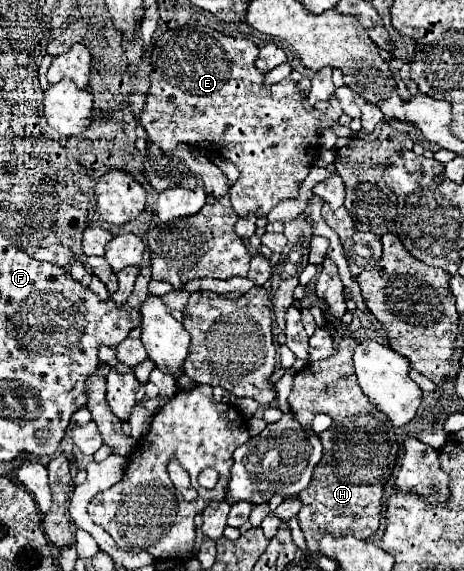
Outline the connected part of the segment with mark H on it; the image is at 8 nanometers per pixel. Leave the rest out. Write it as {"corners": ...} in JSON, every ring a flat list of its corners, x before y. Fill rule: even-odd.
{"corners":[[326,323,324,329,332,333,334,353,328,359,308,363,302,371,298,371,294,375,292,393,288,397,292,415,306,431,312,431,312,419,316,413,326,413,332,417,332,425,318,433,324,455,314,467,310,485,298,495,302,501,298,519,306,537,306,547,312,555,320,553,318,541,324,533,334,537,354,535,356,539,368,539,378,531,384,483,392,475,400,443,410,435,418,437,422,425,422,421,416,419,406,429,396,429,390,419,368,401,356,381,352,355,360,341,338,325]]}

